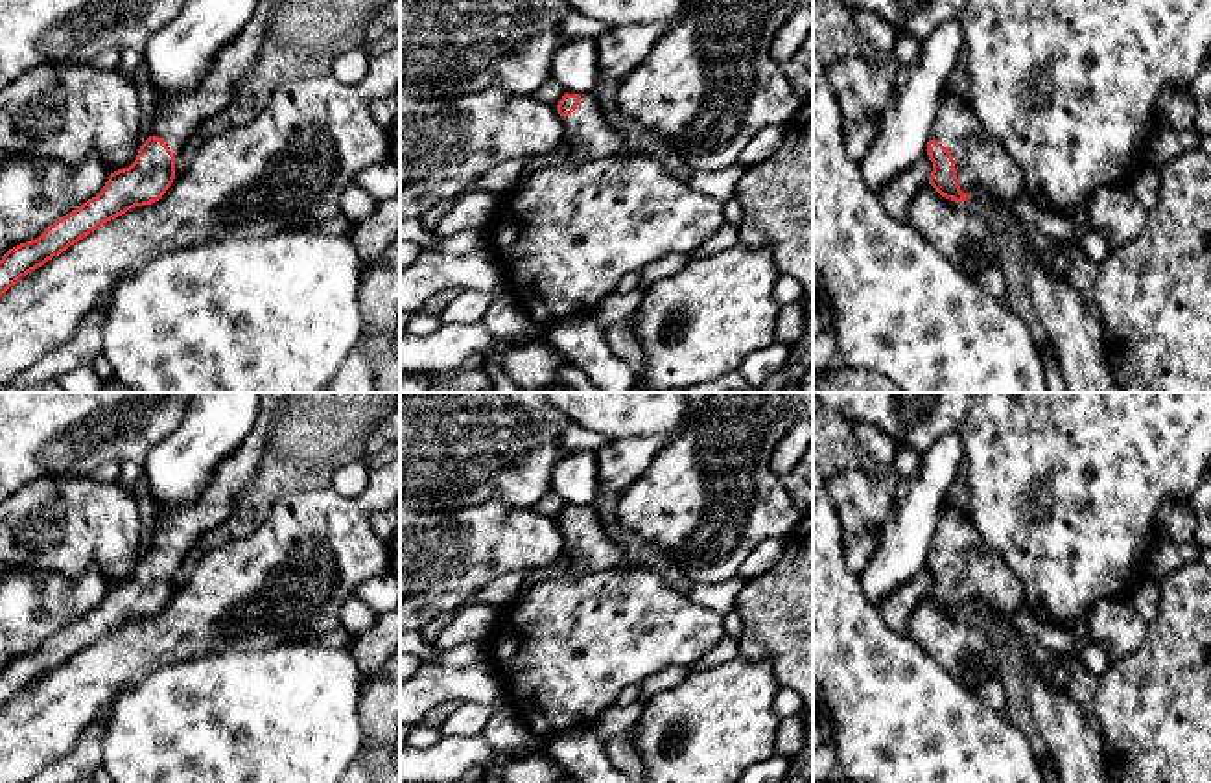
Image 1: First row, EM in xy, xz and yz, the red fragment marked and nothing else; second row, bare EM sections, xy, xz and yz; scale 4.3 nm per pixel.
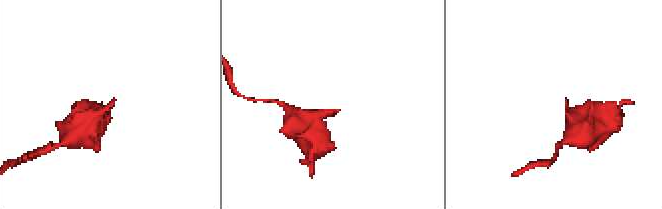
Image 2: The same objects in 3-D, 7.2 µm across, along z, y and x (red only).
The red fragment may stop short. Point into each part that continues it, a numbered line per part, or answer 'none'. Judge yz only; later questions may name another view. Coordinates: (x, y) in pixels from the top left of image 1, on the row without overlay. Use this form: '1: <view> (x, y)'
1: yz (979, 573)

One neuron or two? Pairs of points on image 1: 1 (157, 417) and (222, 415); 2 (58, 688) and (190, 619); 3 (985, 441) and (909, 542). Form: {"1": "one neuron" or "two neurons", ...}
{"1": "two neurons", "2": "one neuron", "3": "two neurons"}

